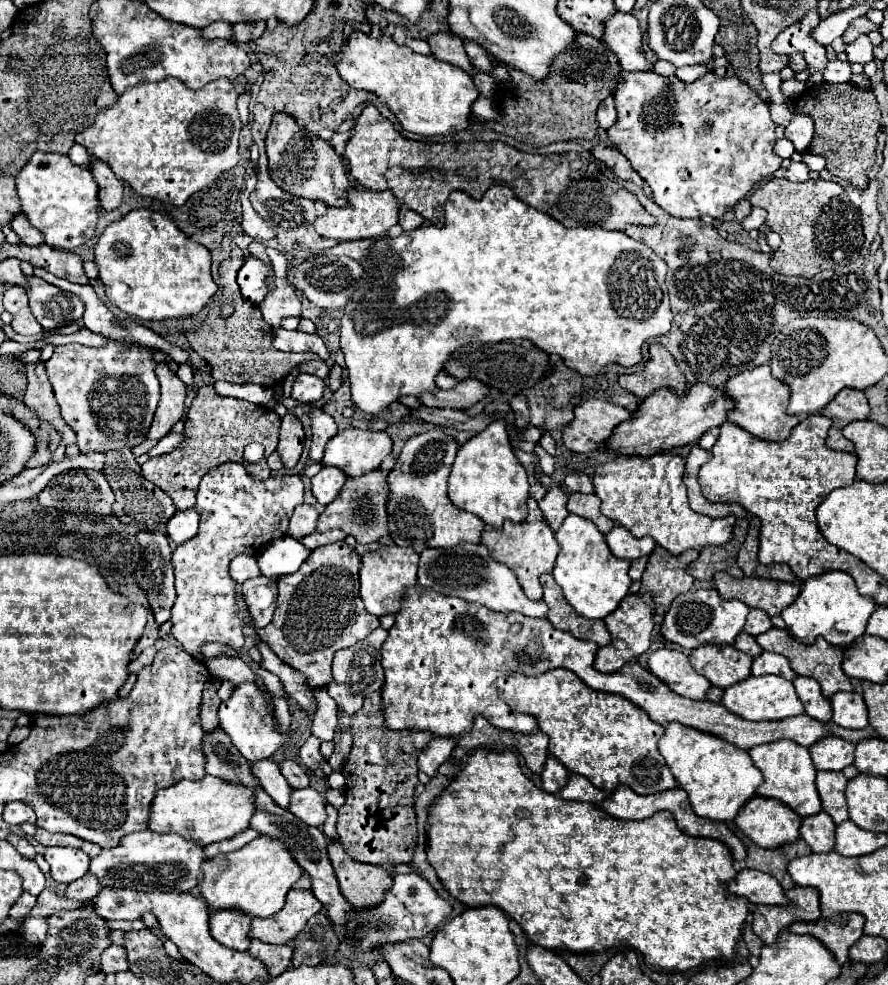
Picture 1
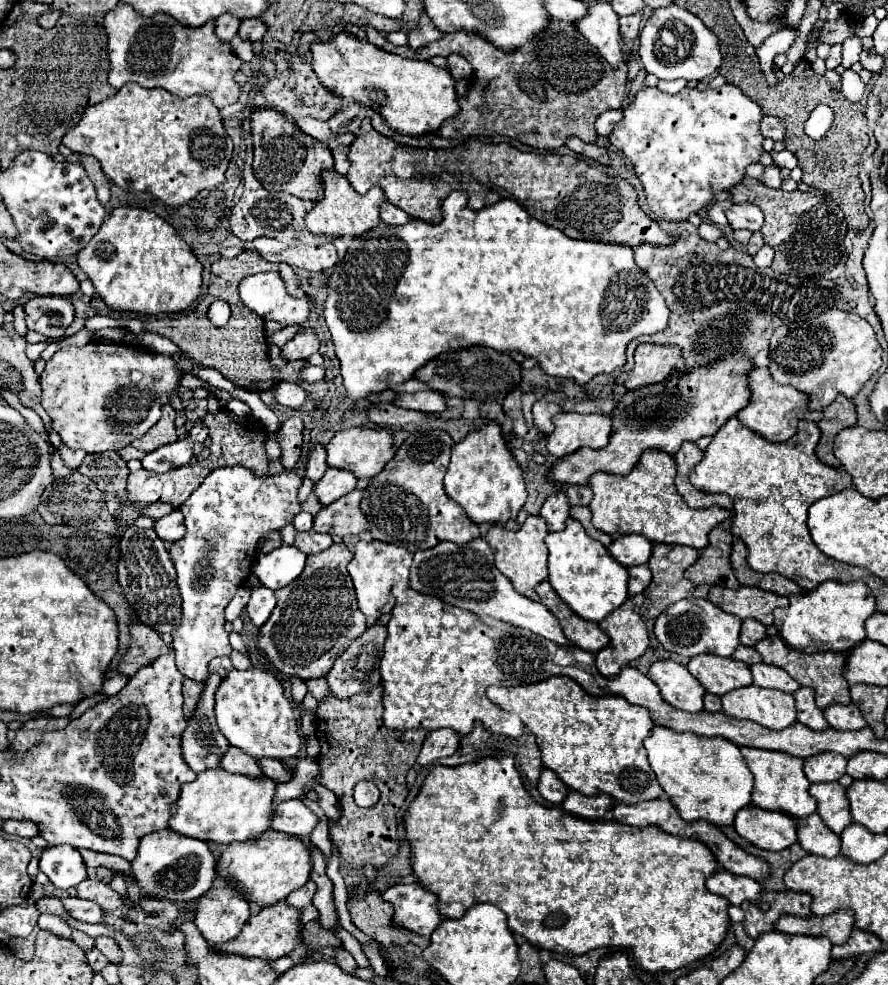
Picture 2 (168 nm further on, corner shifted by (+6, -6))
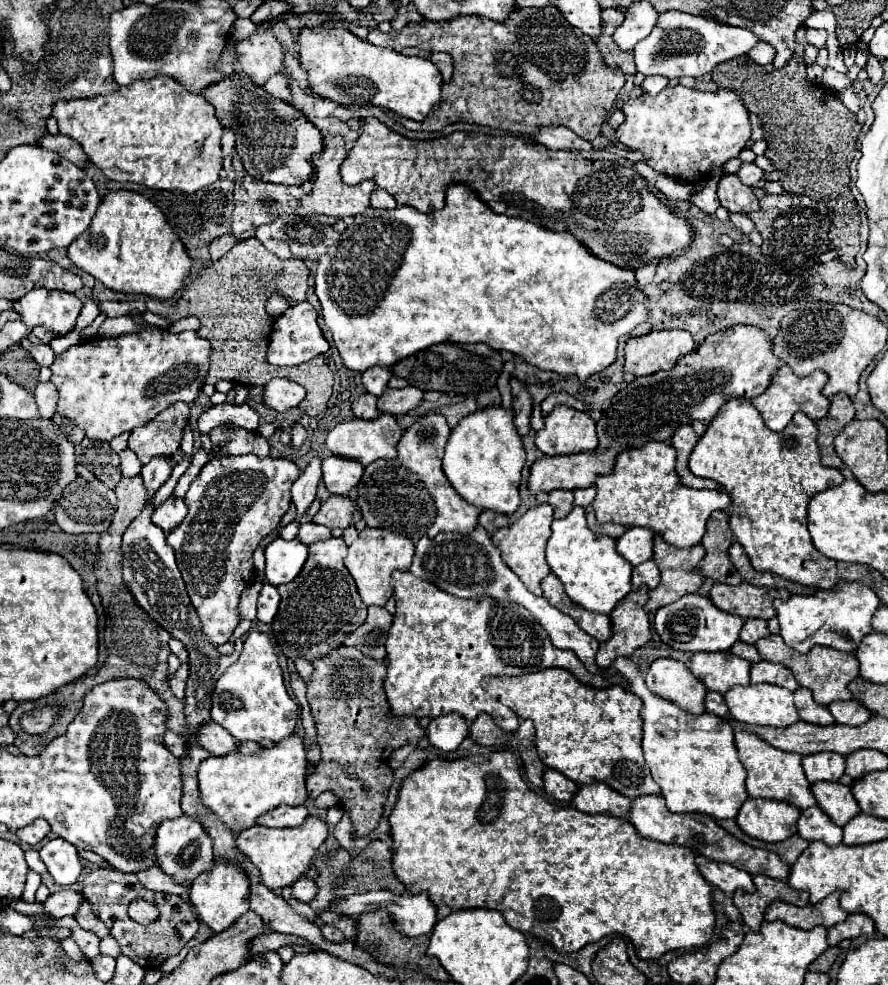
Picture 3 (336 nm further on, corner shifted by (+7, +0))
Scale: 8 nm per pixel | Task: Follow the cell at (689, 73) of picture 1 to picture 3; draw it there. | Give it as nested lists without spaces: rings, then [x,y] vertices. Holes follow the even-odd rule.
[[[648,76],[644,82],[650,82],[650,90],[646,94],[652,94],[652,96],[656,96],[658,92],[662,92],[668,86],[668,80],[662,76]]]

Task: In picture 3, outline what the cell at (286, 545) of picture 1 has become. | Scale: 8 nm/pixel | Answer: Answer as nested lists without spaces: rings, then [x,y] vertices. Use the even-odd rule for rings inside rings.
[[[276,538],[266,546],[266,582],[280,586],[292,582],[308,558],[308,546],[300,540]]]

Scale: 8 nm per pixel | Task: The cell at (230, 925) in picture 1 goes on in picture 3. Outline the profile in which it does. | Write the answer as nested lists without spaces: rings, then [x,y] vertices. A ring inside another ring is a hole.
[[[214,860],[214,866],[208,874],[202,874],[190,888],[190,900],[200,920],[208,924],[214,932],[224,932],[230,928],[250,906],[250,882],[244,870],[228,860]]]

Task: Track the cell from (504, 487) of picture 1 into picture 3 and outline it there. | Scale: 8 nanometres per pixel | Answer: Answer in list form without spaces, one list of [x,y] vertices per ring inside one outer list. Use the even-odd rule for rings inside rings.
[[[486,406],[462,418],[458,426],[450,432],[442,460],[442,470],[452,488],[456,488],[456,492],[468,504],[480,510],[514,514],[520,504],[518,486],[526,454],[522,438],[518,436],[512,424],[512,418],[514,414],[510,408]]]

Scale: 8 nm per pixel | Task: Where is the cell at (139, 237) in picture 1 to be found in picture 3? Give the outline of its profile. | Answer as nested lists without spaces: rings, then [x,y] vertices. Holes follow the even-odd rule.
[[[116,190],[104,196],[90,228],[66,248],[66,256],[110,290],[148,294],[162,300],[184,284],[192,266],[180,238],[166,224],[158,206],[130,190]]]

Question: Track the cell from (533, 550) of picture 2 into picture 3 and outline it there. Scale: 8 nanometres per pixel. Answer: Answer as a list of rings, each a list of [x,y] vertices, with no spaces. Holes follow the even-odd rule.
[[[540,504],[530,508],[520,520],[516,520],[514,524],[500,528],[494,532],[492,542],[502,550],[502,558],[508,564],[508,568],[526,584],[526,588],[536,594],[542,596],[542,588],[540,582],[542,578],[546,578],[550,574],[550,566],[546,562],[544,550],[546,550],[546,542],[550,538],[550,524],[552,524],[552,506],[550,504]]]

